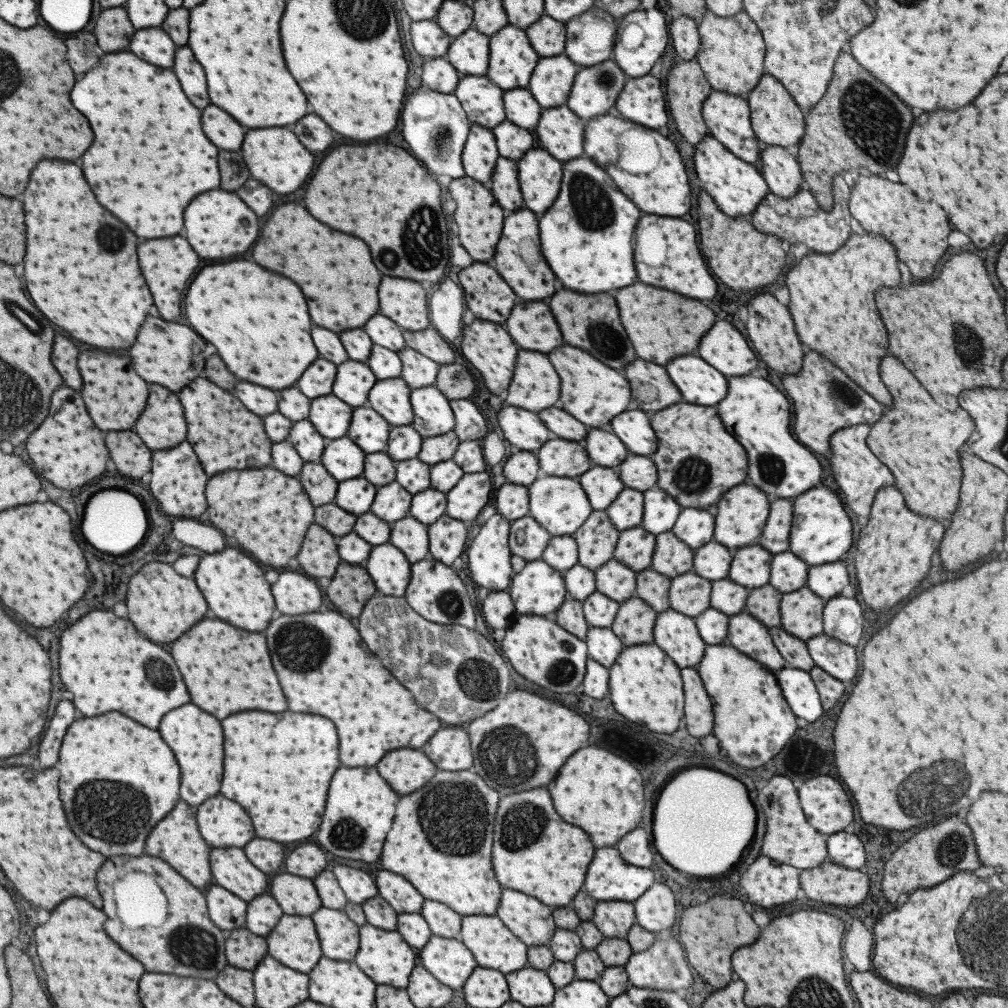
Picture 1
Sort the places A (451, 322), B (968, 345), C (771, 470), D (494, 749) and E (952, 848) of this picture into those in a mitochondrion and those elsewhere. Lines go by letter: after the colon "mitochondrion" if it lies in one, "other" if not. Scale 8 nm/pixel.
A: other
B: mitochondrion
C: mitochondrion
D: mitochondrion
E: mitochondrion

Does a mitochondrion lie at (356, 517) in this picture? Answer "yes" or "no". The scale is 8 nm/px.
no

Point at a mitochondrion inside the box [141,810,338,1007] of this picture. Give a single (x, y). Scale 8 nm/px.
(197, 949)

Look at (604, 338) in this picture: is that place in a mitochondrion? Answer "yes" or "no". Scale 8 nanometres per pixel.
yes

